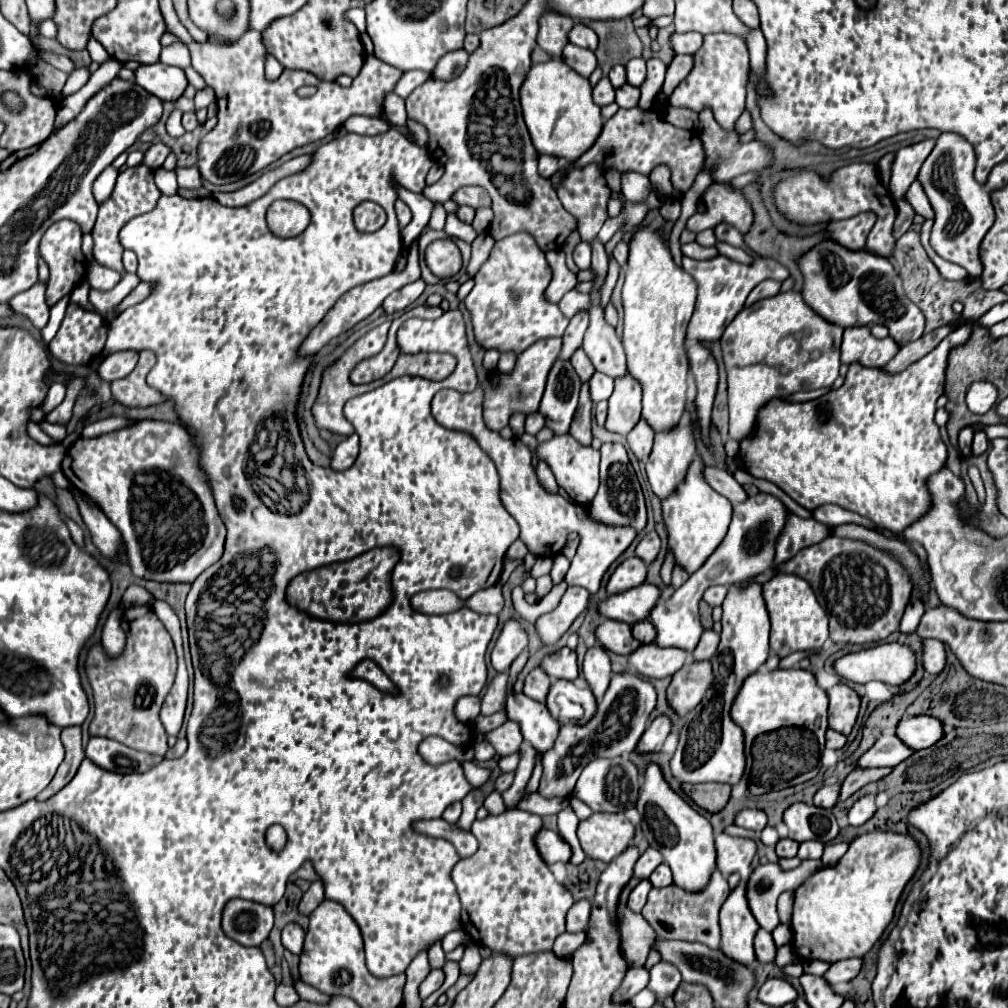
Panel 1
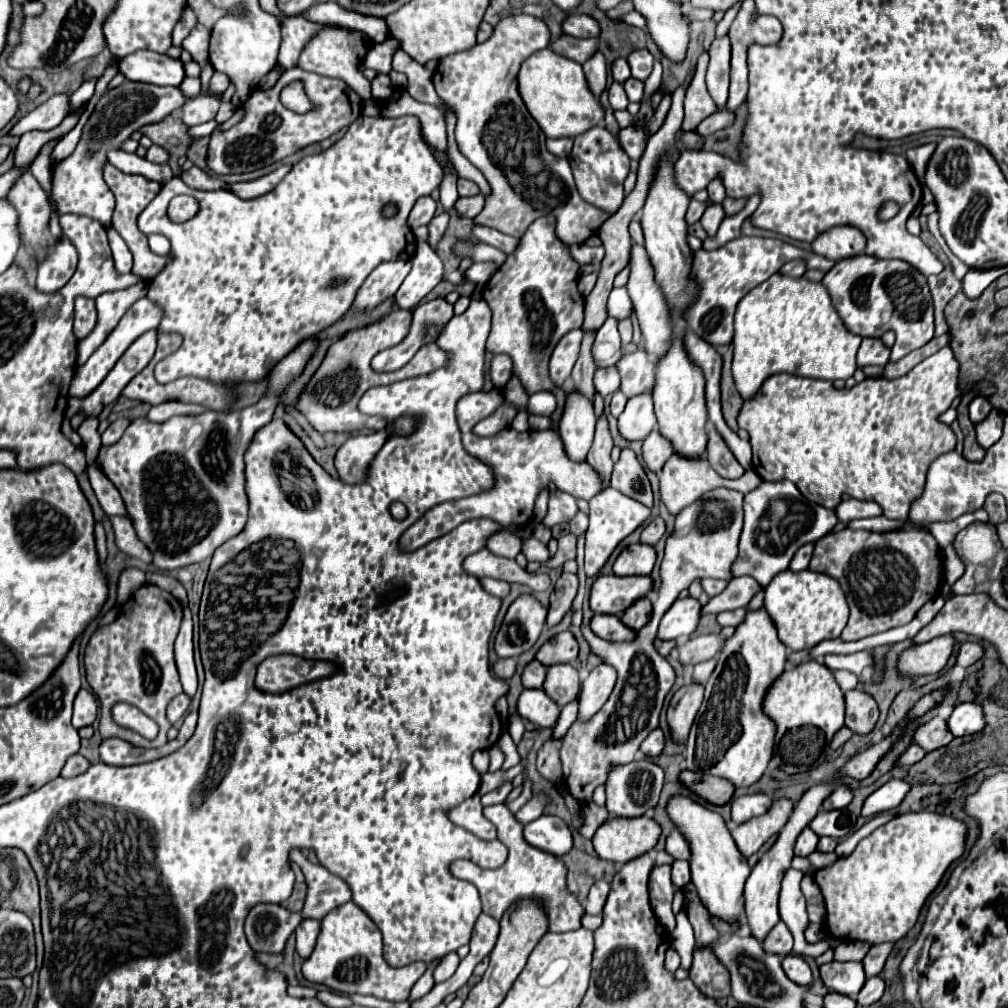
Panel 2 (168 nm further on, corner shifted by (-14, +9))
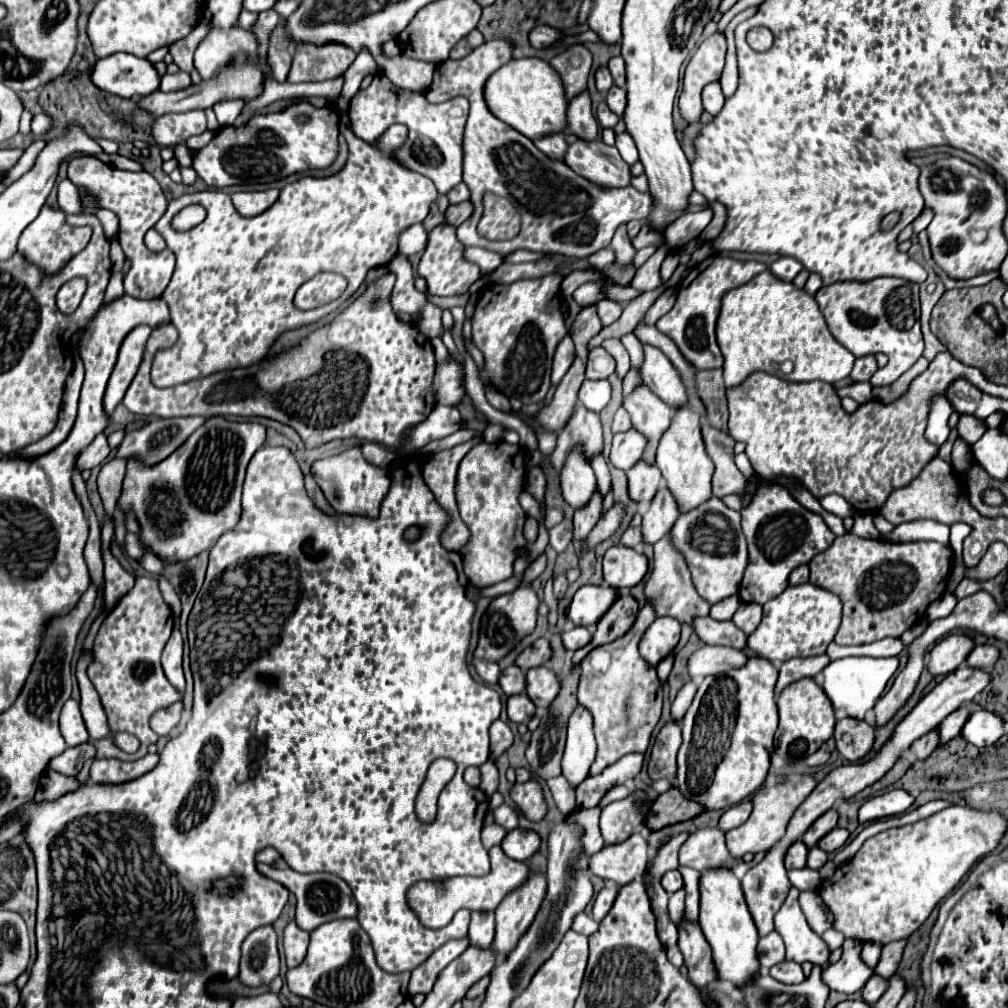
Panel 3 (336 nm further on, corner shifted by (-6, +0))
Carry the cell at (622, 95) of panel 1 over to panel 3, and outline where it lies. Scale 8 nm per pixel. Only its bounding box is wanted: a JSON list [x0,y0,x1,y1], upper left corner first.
[606,86,626,116]

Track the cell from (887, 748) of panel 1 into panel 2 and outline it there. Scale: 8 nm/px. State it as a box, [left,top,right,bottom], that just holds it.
[912,713,952,752]

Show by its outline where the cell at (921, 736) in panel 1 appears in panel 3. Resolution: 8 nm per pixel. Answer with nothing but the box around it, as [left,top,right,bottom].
[962,710,1004,746]

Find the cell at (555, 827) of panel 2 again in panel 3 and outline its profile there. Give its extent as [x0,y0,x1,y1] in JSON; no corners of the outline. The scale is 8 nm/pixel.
[500,828,540,860]

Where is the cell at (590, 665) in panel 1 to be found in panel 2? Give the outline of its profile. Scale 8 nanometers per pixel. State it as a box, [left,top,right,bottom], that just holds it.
[578,663,618,719]

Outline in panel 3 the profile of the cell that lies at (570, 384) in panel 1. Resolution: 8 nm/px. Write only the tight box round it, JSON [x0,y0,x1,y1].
[562,448,596,510]

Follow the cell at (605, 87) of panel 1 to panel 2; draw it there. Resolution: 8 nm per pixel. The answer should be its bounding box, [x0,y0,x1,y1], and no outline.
[610,81,628,109]

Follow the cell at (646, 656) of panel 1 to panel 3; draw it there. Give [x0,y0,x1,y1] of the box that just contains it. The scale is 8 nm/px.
[688,646,748,680]

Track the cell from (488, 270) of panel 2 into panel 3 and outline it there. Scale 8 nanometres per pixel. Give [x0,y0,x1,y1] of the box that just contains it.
[418,224,480,296]

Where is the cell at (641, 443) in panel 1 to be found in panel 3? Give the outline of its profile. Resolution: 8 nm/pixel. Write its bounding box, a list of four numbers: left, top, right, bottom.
[628,460,662,506]

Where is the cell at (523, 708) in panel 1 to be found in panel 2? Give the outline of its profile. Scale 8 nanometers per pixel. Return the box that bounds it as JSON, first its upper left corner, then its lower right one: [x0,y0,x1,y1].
[518,689,560,729]

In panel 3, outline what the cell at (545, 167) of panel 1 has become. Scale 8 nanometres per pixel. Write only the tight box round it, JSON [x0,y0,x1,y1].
[534,132,568,160]

